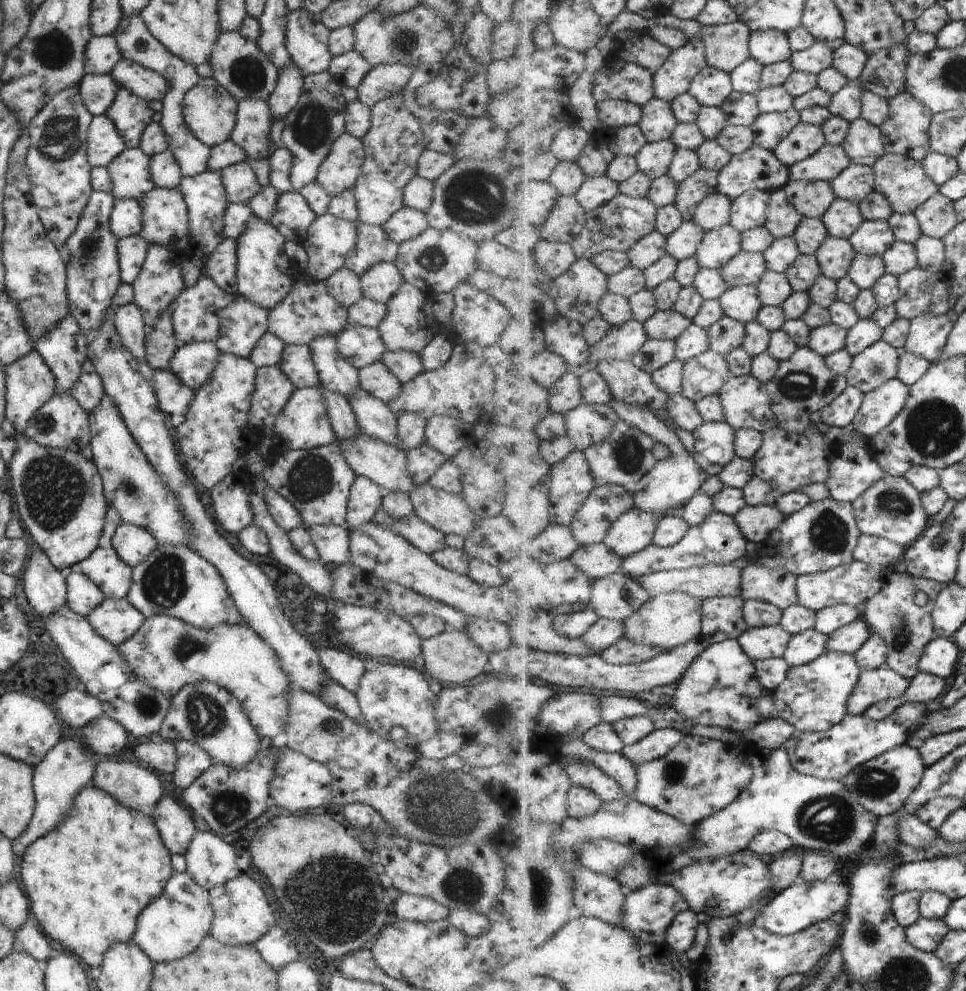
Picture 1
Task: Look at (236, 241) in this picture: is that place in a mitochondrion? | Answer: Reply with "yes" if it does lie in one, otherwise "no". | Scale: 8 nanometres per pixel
no

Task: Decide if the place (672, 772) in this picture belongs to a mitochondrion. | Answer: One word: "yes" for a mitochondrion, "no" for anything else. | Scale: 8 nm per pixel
yes

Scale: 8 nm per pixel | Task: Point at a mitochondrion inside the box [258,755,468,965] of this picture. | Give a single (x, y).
(313, 885)

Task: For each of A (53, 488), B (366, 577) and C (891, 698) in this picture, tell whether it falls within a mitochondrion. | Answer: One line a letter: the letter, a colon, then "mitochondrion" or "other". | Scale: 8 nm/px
A: mitochondrion
B: other
C: other

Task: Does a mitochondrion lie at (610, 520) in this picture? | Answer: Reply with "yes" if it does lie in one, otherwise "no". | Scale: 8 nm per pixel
no

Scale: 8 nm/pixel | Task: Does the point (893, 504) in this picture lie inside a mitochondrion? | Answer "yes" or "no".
yes

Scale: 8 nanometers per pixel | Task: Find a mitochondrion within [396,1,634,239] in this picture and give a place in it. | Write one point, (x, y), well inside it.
(474, 196)

